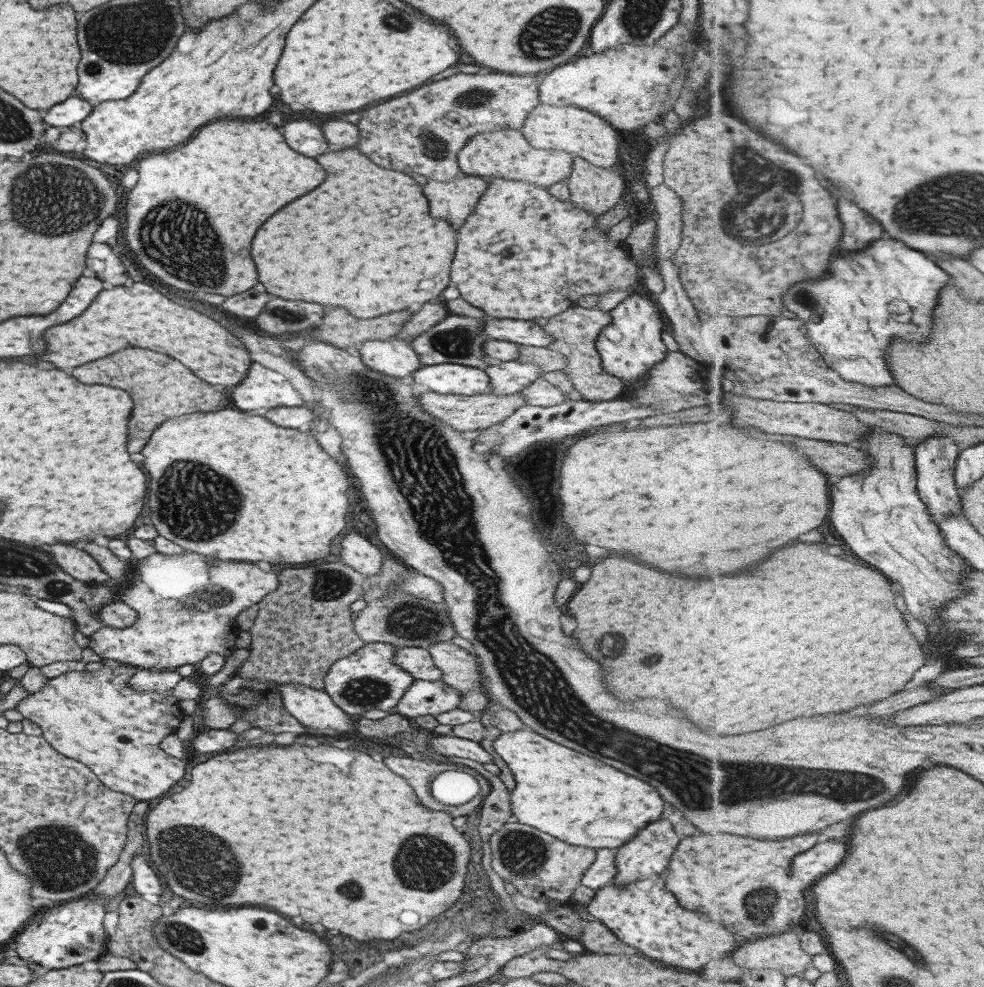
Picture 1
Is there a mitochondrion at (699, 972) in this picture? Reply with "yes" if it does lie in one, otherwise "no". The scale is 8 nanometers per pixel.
no

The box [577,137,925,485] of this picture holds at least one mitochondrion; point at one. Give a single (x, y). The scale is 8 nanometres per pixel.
(771, 207)

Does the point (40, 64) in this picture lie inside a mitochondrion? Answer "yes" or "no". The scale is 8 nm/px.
no

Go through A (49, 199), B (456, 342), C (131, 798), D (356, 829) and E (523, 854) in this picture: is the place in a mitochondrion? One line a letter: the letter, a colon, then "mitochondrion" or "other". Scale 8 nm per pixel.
A: mitochondrion
B: mitochondrion
C: other
D: other
E: mitochondrion

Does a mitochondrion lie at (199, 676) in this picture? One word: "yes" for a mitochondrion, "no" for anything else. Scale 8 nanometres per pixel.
no

